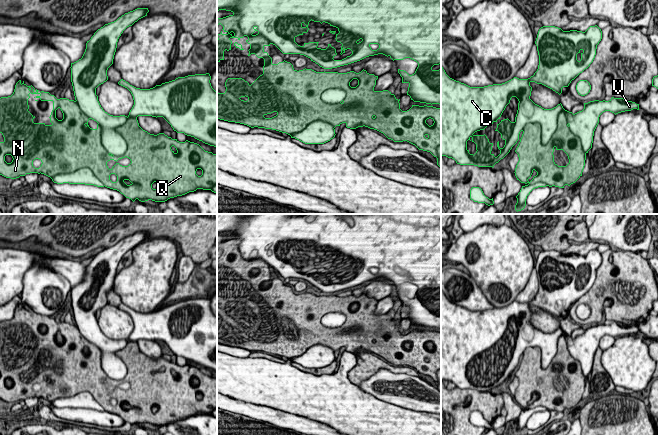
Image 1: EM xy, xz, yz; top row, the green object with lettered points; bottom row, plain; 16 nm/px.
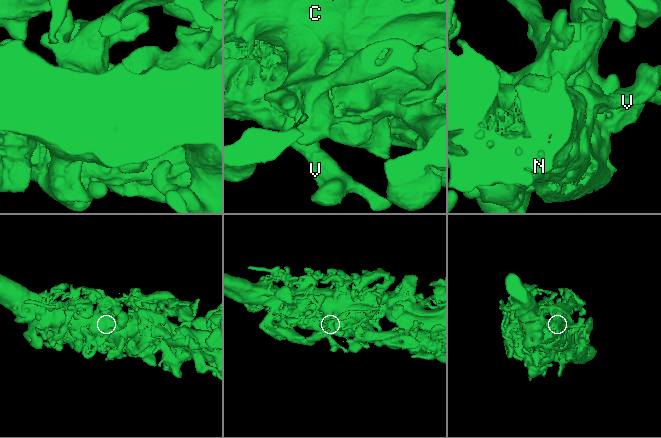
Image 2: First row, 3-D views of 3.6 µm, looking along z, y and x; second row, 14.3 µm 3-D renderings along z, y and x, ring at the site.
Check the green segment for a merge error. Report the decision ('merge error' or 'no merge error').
merge error

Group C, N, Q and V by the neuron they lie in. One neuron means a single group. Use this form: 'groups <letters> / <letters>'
groups C V / N Q

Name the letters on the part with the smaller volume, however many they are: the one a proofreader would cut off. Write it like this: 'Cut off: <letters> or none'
Cut off: N, Q

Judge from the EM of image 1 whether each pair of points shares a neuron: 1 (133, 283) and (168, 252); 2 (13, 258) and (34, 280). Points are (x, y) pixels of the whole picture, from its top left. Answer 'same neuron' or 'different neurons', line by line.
1: same neuron
2: different neurons

